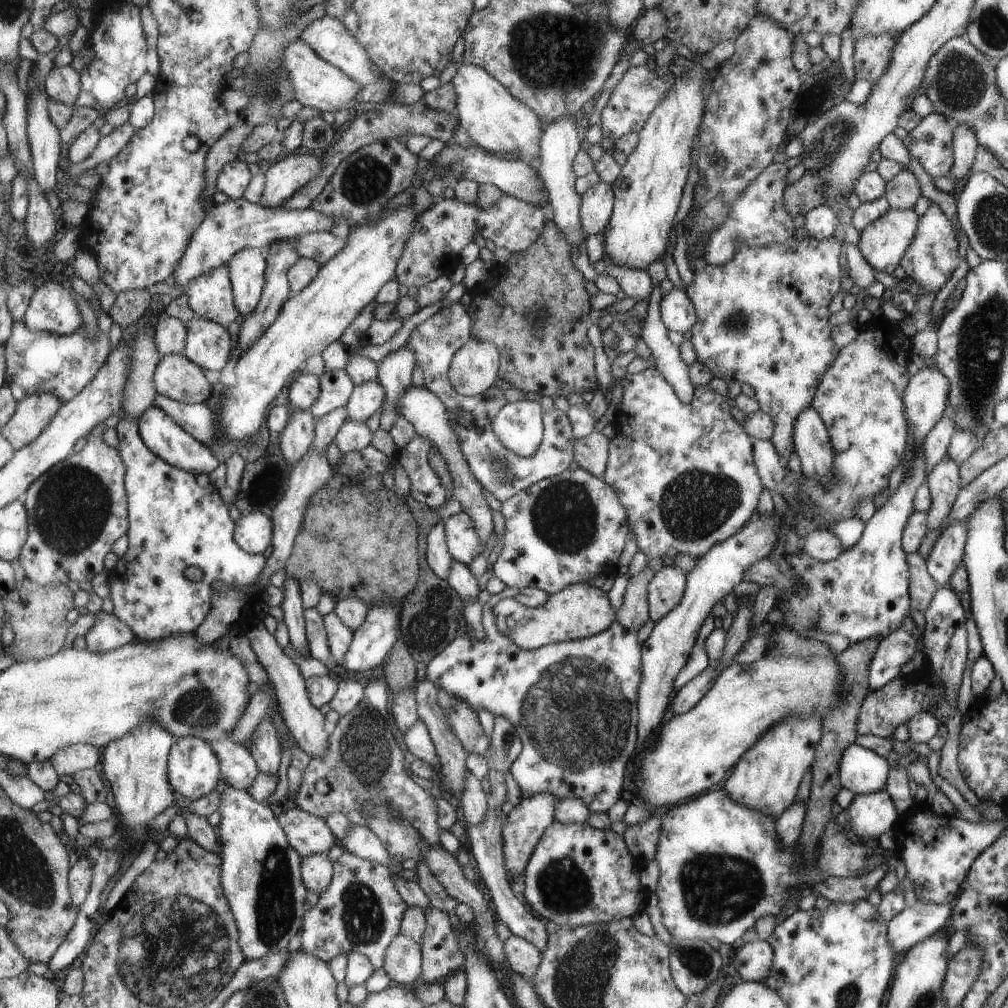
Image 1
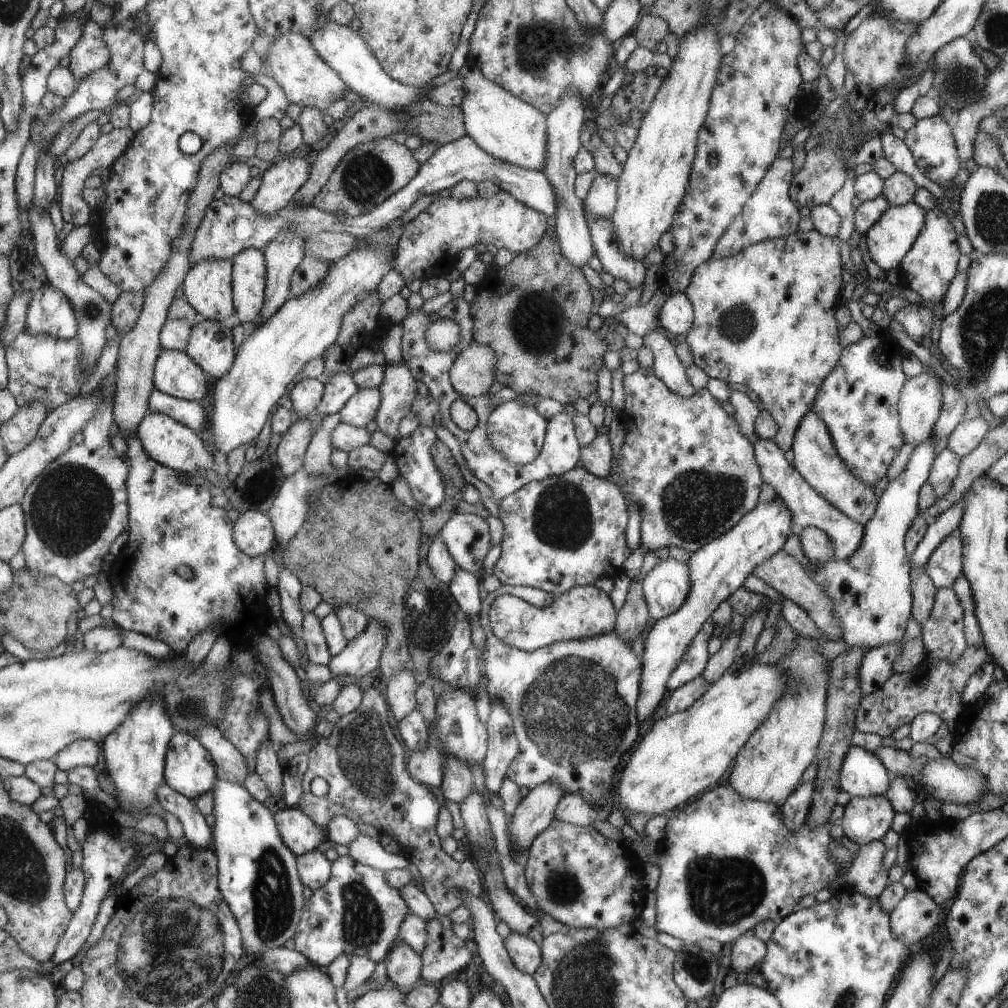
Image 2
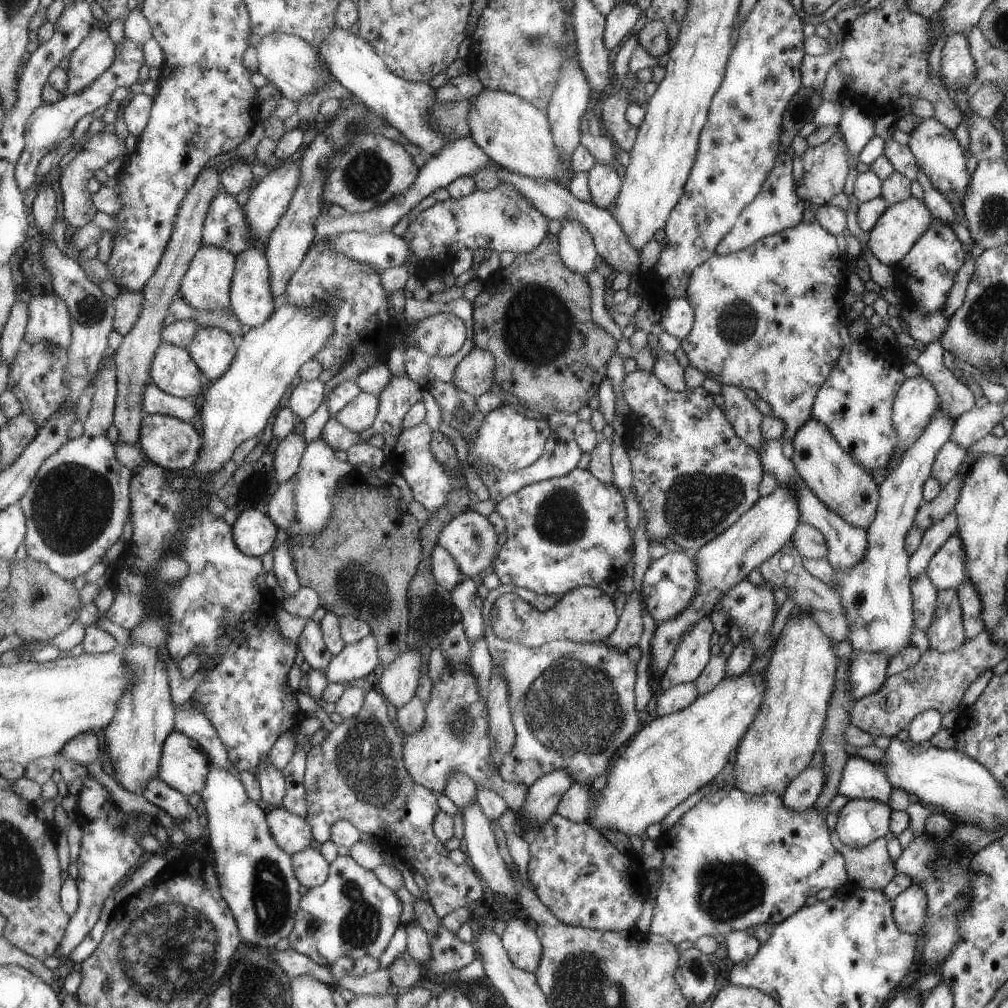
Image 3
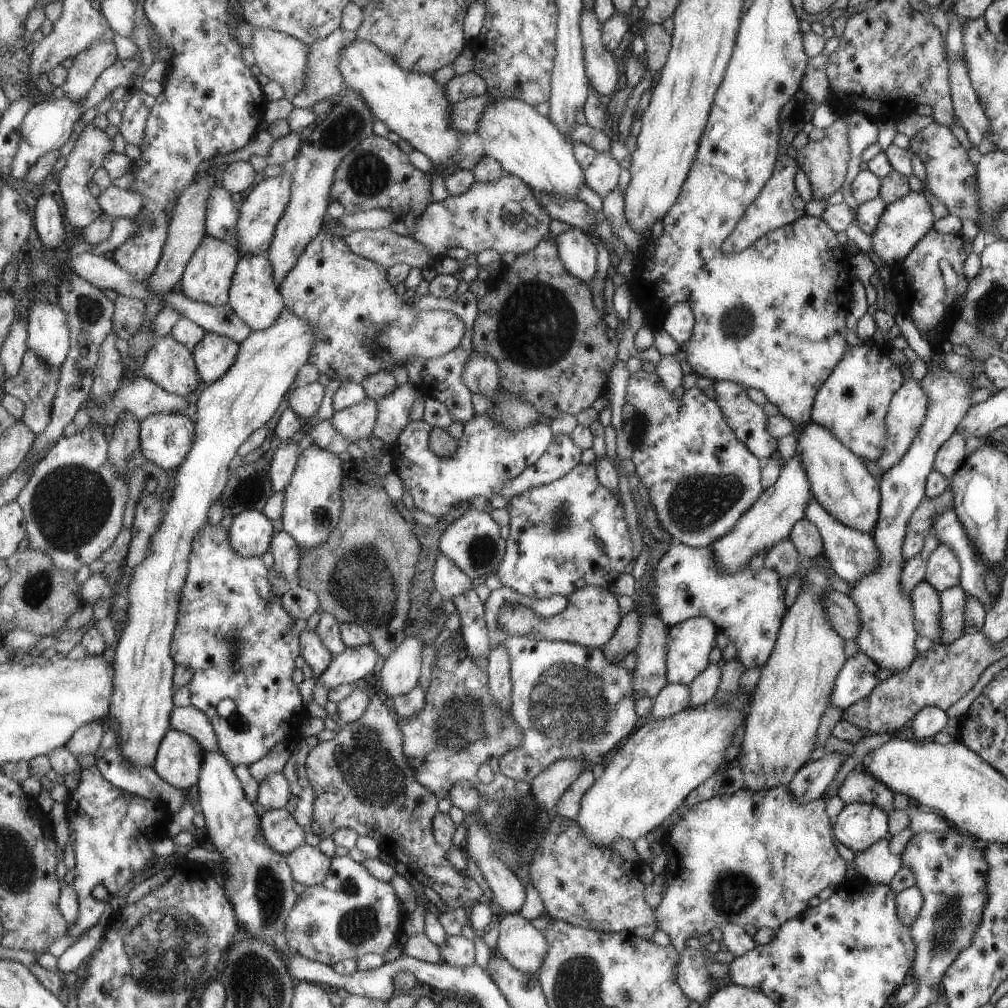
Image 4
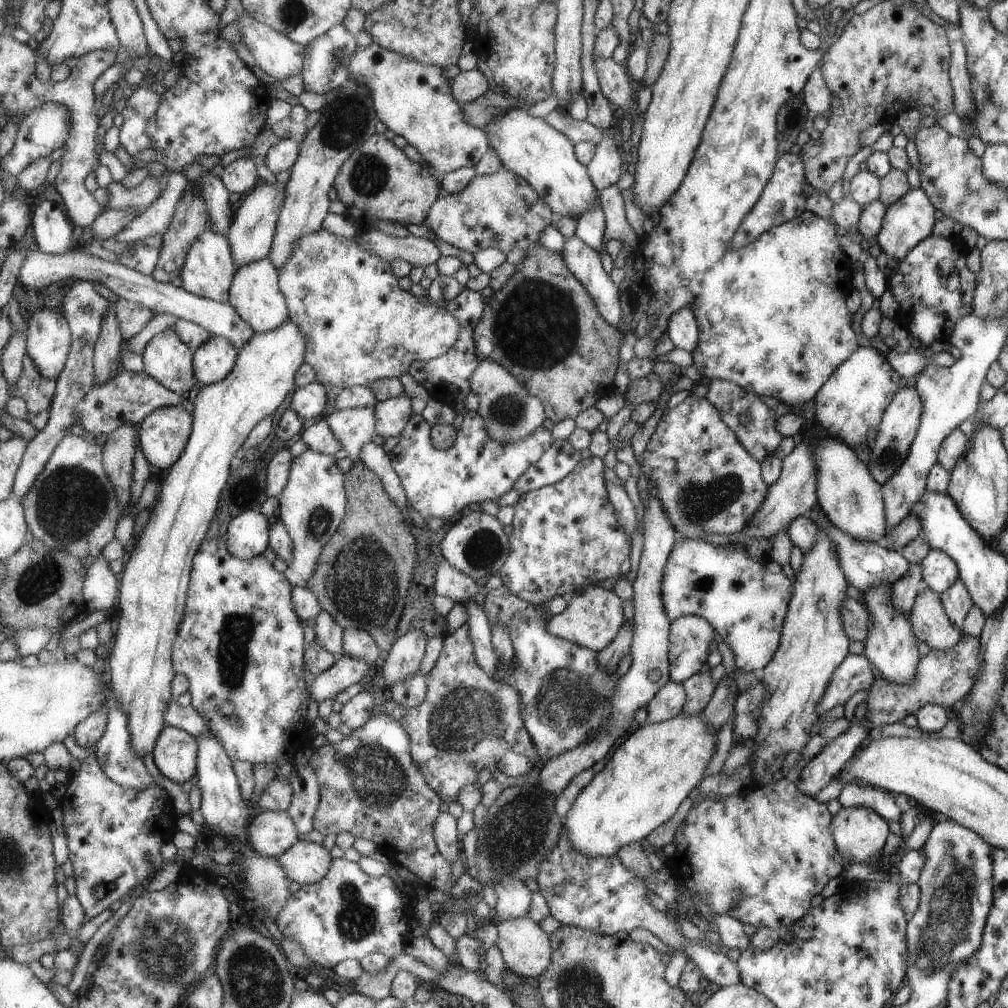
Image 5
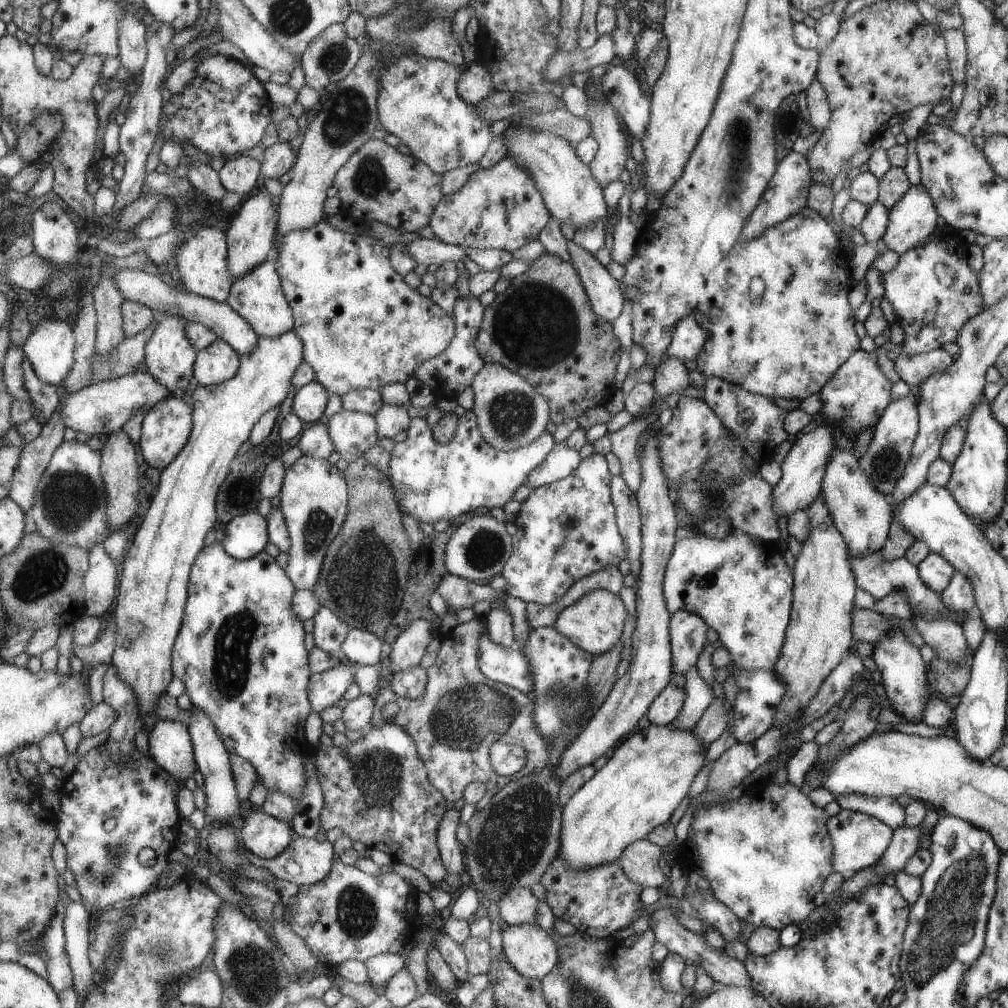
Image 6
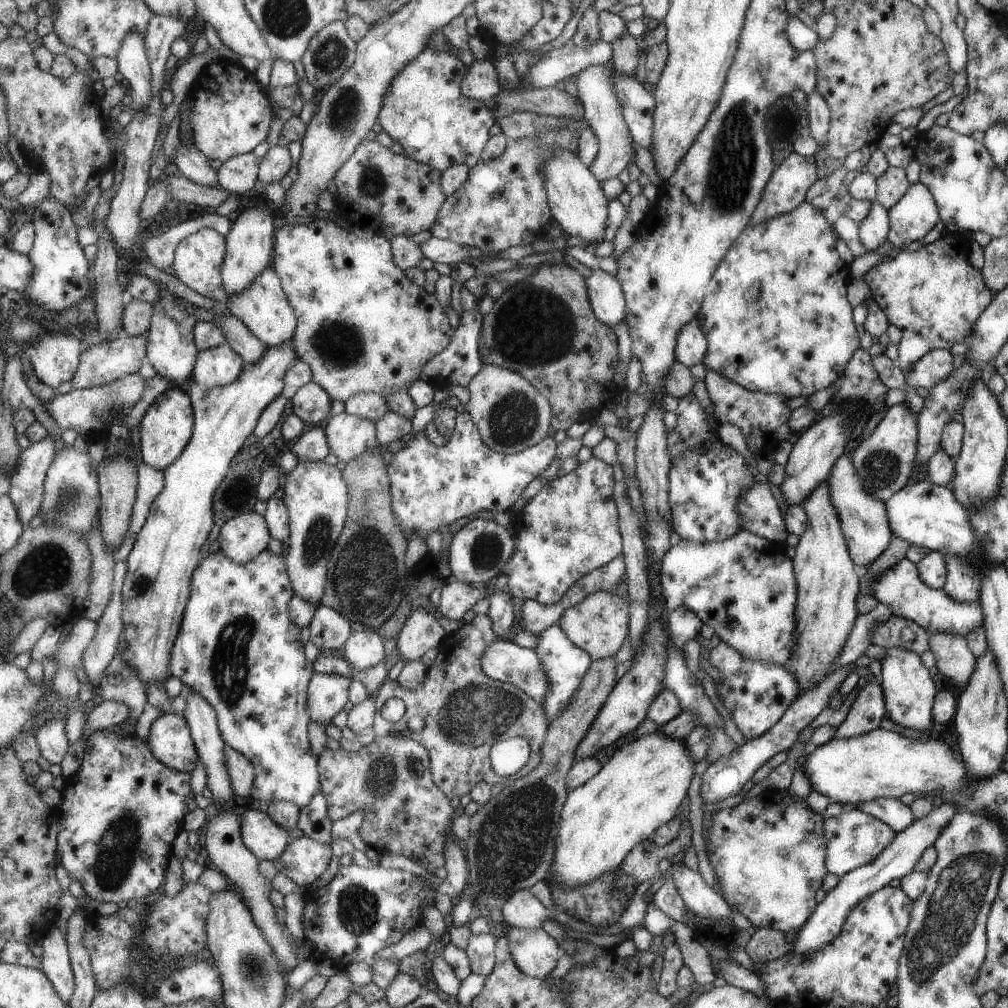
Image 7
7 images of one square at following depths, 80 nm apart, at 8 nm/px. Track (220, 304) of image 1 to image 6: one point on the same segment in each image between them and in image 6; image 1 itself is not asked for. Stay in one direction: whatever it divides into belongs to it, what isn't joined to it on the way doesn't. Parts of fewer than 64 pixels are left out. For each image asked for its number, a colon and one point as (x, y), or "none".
2: (208, 285)
3: (208, 285)
4: (208, 278)
5: (209, 271)
6: (202, 260)

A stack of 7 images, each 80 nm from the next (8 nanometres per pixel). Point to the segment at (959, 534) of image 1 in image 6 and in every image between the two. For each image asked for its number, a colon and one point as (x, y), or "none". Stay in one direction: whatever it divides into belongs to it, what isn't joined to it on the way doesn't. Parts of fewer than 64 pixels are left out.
2: (945, 564)
3: (946, 569)
4: (942, 571)
5: (938, 572)
6: (935, 571)

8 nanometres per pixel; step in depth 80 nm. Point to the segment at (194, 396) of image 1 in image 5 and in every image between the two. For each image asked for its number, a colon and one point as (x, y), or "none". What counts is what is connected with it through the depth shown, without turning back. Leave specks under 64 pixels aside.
2: (176, 373)
3: (174, 371)
4: (171, 365)
5: (168, 359)

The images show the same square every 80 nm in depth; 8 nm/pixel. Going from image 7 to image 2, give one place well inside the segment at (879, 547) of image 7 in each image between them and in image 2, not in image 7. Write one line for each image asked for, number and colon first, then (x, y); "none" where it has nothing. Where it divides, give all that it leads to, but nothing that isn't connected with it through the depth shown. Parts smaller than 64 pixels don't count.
2: (815, 458)
3: (840, 482)
4: (840, 483)
5: (853, 502)
6: (862, 515)

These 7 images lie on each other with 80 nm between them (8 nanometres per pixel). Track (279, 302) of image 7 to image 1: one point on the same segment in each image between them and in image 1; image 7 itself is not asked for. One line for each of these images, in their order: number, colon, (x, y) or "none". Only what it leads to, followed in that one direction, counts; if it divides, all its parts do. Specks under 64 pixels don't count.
1: (248, 268)
2: (250, 275)
3: (253, 301)
4: (254, 295)
5: (256, 294)
6: (259, 298)

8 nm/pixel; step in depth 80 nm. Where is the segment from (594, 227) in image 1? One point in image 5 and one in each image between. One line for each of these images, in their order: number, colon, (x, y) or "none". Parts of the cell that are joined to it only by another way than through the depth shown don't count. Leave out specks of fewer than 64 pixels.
2: (599, 202)
3: (604, 184)
4: (601, 176)
5: (605, 168)

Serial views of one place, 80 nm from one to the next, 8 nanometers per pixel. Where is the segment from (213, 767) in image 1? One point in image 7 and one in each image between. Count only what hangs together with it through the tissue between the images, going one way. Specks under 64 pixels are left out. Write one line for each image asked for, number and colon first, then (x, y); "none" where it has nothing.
2: (190, 770)
3: (185, 765)
4: (180, 757)
5: (175, 755)
6: (171, 744)
7: (170, 737)

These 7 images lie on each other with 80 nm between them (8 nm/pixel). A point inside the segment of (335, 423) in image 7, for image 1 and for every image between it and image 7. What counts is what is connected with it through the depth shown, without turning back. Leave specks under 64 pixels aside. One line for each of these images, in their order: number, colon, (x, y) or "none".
1: (367, 398)
2: (364, 406)
3: (360, 415)
4: (357, 422)
5: (354, 428)
6: (353, 433)

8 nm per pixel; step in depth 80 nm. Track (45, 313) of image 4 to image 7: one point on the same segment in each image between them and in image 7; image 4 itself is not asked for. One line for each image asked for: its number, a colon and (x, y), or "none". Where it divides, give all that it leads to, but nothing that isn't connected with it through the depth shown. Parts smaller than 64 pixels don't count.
5: (50, 339)
6: (51, 348)
7: (56, 356)

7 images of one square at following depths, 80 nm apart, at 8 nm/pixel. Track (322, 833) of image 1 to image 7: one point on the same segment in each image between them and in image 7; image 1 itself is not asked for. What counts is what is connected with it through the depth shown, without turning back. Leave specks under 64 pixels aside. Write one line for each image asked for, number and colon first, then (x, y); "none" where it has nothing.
2: (300, 833)
3: (293, 833)
4: (282, 832)
5: (272, 833)
6: (267, 837)
7: (267, 840)

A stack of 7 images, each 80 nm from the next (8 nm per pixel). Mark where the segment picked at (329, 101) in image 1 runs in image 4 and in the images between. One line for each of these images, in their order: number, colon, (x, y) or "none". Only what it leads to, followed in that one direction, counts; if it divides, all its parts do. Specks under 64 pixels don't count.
2: (292, 61)
3: (290, 63)
4: (280, 57)

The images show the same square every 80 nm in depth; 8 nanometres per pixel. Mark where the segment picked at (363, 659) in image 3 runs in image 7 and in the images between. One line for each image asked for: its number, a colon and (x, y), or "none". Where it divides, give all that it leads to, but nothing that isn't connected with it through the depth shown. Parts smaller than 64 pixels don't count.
4: (355, 663)
5: (347, 671)
6: (325, 689)
7: (327, 694)

